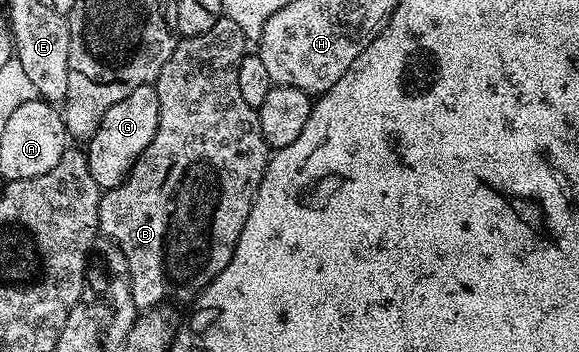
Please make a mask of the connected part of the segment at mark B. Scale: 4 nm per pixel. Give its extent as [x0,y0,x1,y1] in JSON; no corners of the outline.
[98,16,272,311]

